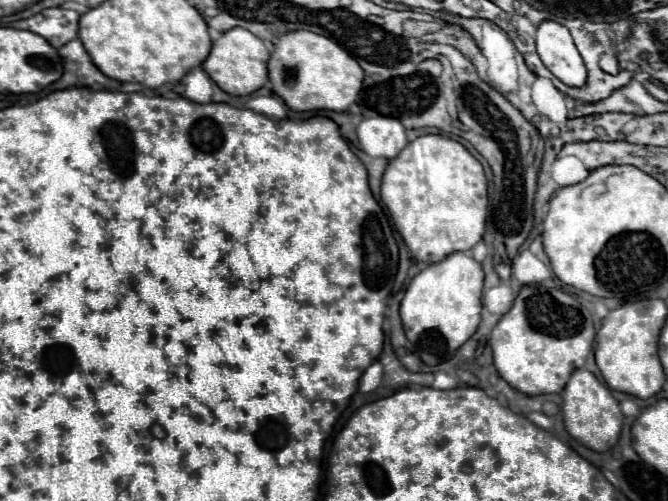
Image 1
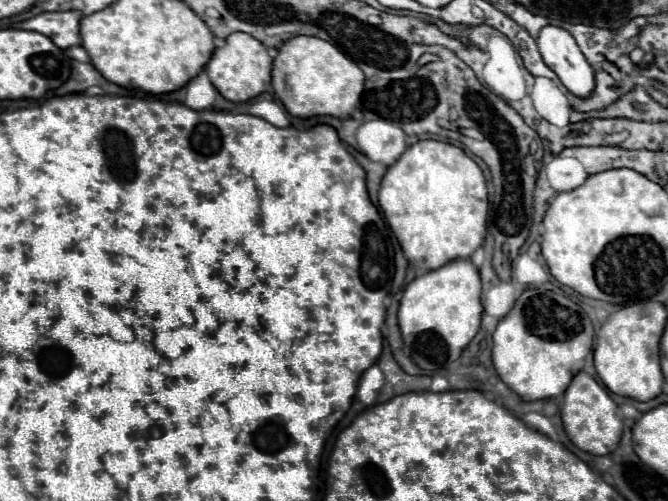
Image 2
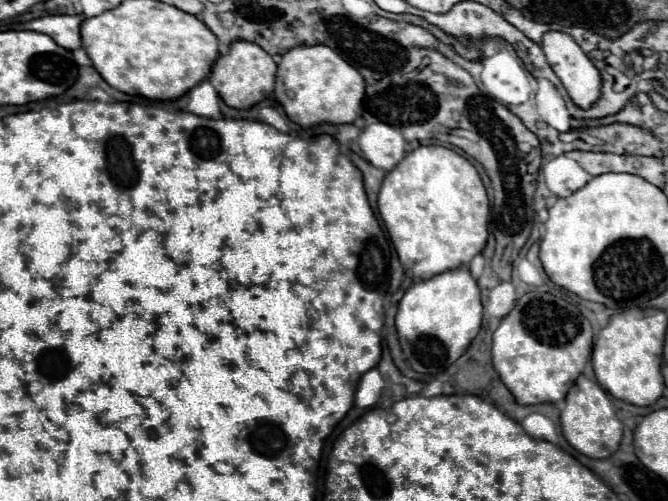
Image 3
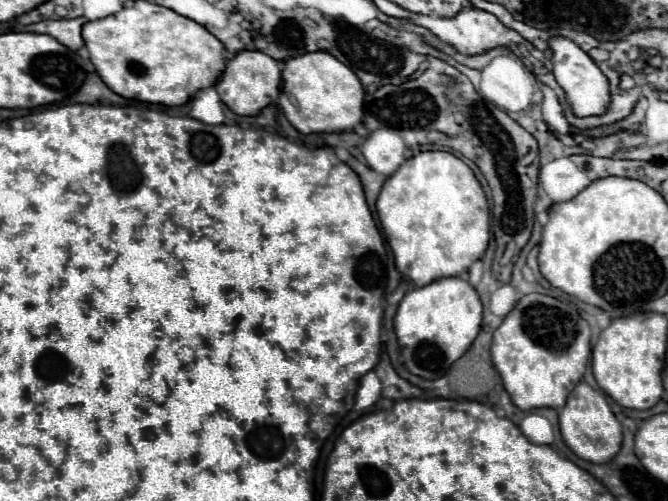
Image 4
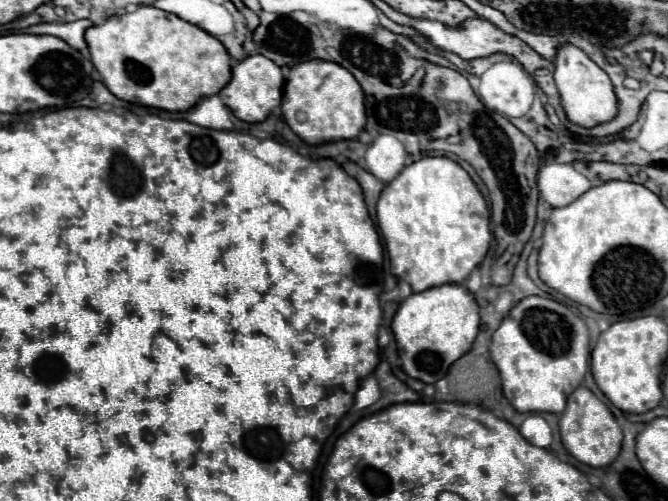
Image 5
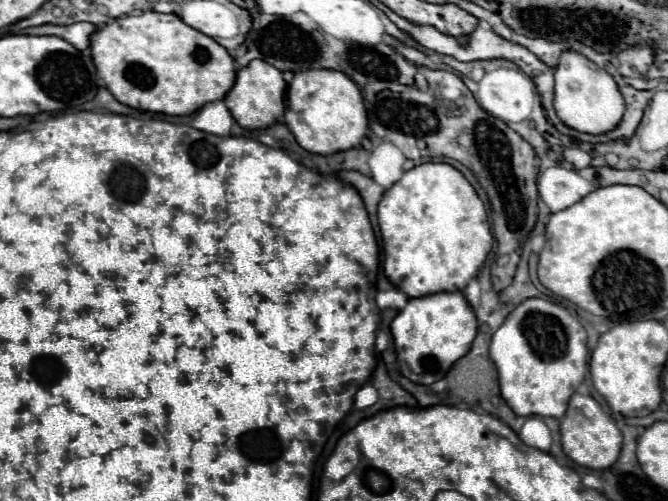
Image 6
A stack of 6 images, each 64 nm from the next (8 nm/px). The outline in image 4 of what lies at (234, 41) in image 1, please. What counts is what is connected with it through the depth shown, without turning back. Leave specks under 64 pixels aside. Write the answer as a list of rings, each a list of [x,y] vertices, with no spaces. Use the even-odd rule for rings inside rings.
[[[240,50],[232,58],[226,60],[226,68],[214,84],[220,100],[236,114],[252,116],[258,114],[264,106],[276,102],[278,98],[278,80],[280,80],[280,64],[266,56],[260,50]]]

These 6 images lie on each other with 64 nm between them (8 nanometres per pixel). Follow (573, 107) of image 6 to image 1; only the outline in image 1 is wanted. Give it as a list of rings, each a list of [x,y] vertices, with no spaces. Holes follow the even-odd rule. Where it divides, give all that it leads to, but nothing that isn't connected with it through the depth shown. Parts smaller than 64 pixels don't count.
[[[544,20],[536,26],[534,40],[540,60],[556,78],[568,86],[582,86],[586,82],[586,66],[566,26]]]

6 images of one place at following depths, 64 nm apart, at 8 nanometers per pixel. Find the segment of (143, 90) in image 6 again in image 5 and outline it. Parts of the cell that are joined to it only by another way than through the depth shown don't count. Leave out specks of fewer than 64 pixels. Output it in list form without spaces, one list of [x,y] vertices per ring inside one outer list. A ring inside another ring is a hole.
[[[138,6],[134,12],[110,16],[102,24],[90,26],[84,38],[90,50],[92,64],[102,76],[102,82],[114,96],[132,104],[182,112],[188,110],[190,104],[198,100],[198,96],[206,96],[206,92],[218,92],[218,88],[222,88],[222,84],[230,80],[232,66],[224,44],[218,38],[204,32],[202,28],[156,6]]]

